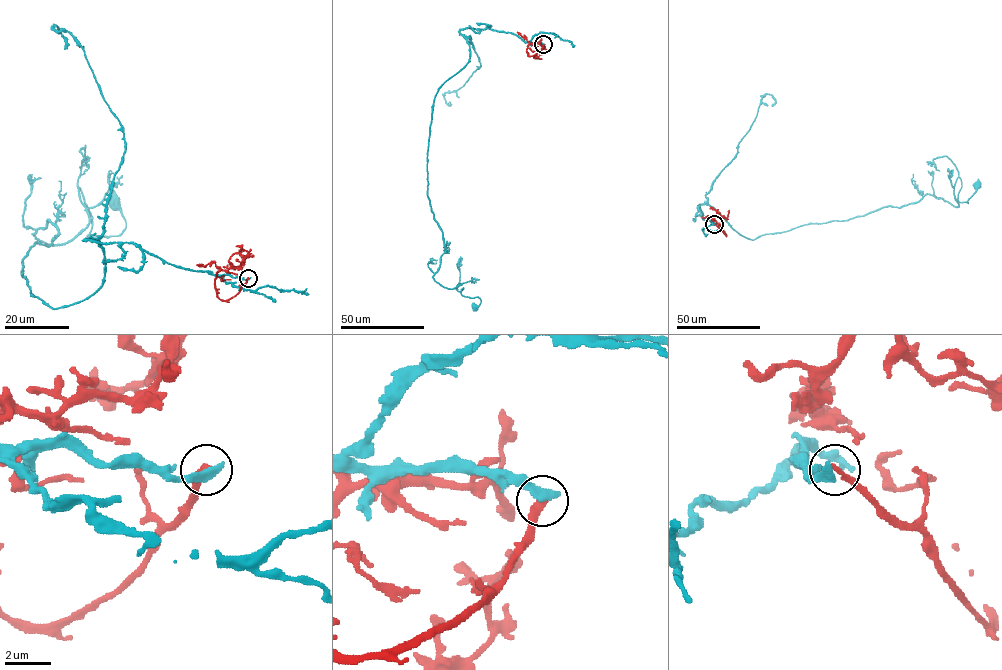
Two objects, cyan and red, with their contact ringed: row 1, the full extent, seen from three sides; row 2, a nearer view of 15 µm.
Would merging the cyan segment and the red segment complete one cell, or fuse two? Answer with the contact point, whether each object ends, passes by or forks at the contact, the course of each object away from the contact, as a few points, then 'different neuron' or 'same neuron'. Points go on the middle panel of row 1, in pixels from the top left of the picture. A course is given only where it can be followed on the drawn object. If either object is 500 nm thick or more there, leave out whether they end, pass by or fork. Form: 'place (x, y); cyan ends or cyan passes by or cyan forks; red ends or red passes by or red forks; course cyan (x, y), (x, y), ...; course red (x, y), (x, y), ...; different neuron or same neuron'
place (543, 44); cyan ends; red ends; course cyan (544, 44), (461, 29), (469, 61), (434, 100), (427, 196), (445, 251), (433, 278), (462, 284), (474, 307); course red (544, 44), (532, 56), (526, 52), (527, 46), (539, 43), (543, 48), (534, 58), (541, 59); different neuron

